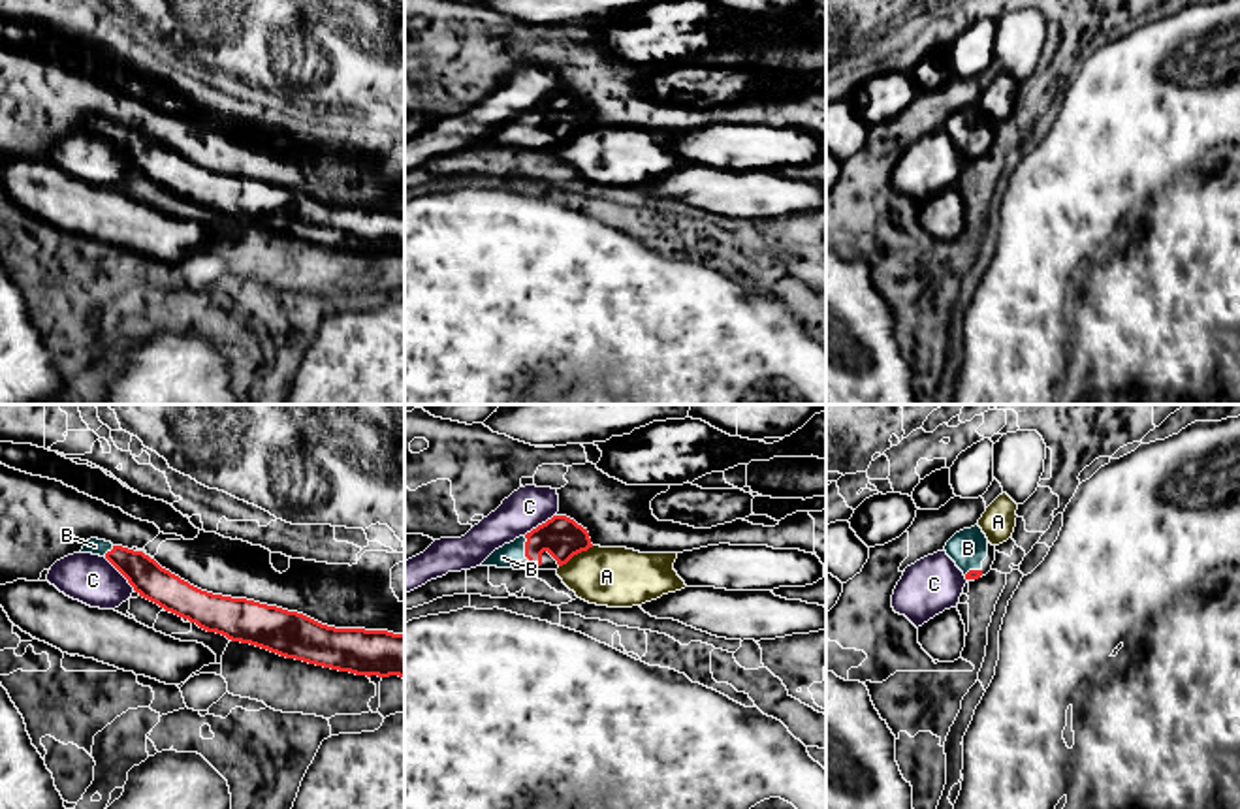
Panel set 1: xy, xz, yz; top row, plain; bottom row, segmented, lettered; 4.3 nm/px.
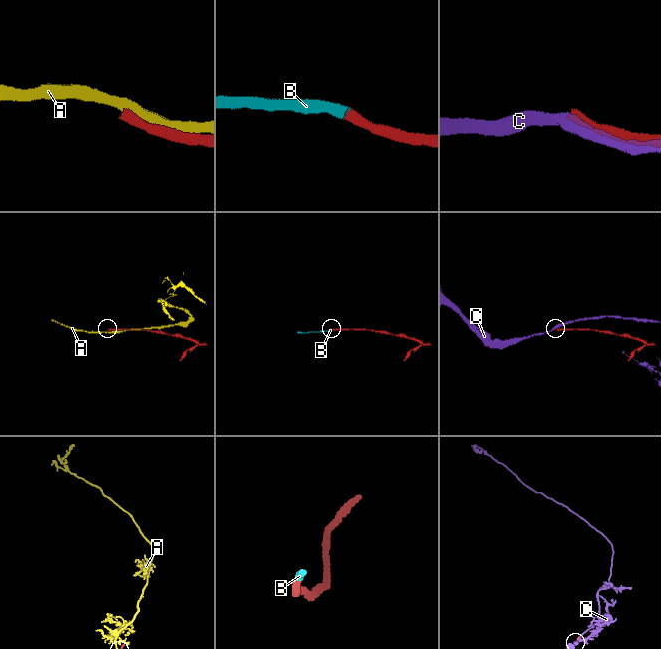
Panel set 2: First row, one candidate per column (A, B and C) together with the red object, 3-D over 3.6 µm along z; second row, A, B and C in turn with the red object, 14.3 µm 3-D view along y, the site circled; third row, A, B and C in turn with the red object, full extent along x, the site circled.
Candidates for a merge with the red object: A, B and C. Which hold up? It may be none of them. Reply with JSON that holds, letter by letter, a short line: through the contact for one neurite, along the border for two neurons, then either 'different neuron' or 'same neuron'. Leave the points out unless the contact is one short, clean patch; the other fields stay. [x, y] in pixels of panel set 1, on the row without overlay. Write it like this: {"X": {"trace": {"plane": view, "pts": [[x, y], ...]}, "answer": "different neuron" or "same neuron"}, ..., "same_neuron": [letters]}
{"A": {"answer": "different neuron"}, "B": {"trace": {"plane": "xz", "pts": [[561, 115], [544, 115], [525, 125], [503, 136]]}, "answer": "same neuron"}, "C": {"trace": {"plane": "xy", "pts": [[104, 136], [134, 168]]}, "answer": "different neuron"}, "same_neuron": ["B"]}

